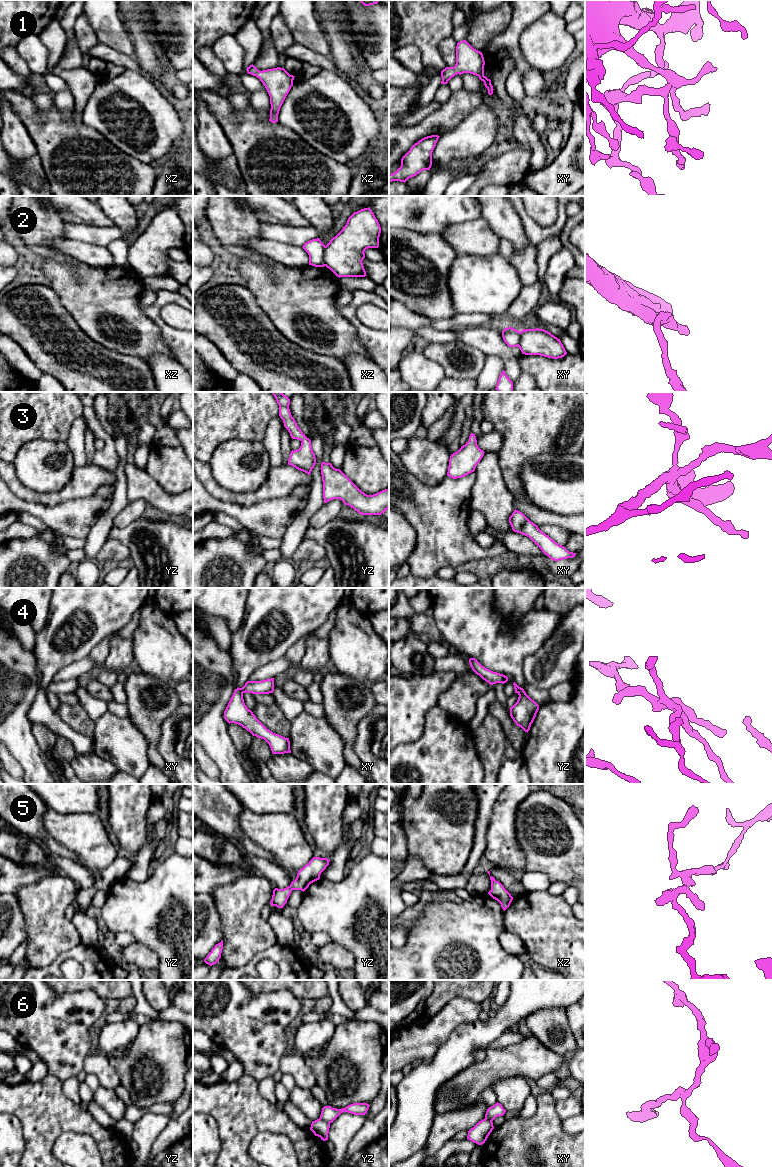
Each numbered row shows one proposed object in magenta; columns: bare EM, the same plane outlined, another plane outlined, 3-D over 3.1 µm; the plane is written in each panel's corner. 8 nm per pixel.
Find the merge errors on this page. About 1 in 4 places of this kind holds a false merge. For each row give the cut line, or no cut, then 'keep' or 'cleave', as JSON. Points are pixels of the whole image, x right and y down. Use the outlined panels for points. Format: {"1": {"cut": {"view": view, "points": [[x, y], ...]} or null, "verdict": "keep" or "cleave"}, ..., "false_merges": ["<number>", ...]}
{"1": {"cut": null, "verdict": "keep"}, "2": {"cut": {"view": "xz", "points": [[325, 246], [324, 265]]}, "verdict": "cleave"}, "3": {"cut": null, "verdict": "keep"}, "4": {"cut": {"view": "xy", "points": [[240, 688], [244, 692]]}, "verdict": "cleave"}, "5": {"cut": null, "verdict": "keep"}, "6": {"cut": {"view": "yz", "points": [[320, 1117], [329, 1123]]}, "verdict": "cleave"}, "false_merges": ["2", "4", "6"]}

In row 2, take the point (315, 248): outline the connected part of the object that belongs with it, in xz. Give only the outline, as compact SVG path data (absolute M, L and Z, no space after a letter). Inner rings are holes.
M319 238L306 242L302 247L309 255L309 265L315 267L324 267L325 245Z

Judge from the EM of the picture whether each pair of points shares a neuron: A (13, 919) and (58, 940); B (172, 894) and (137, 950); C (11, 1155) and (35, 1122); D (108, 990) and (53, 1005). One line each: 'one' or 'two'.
A: two
B: two
C: two
D: two

